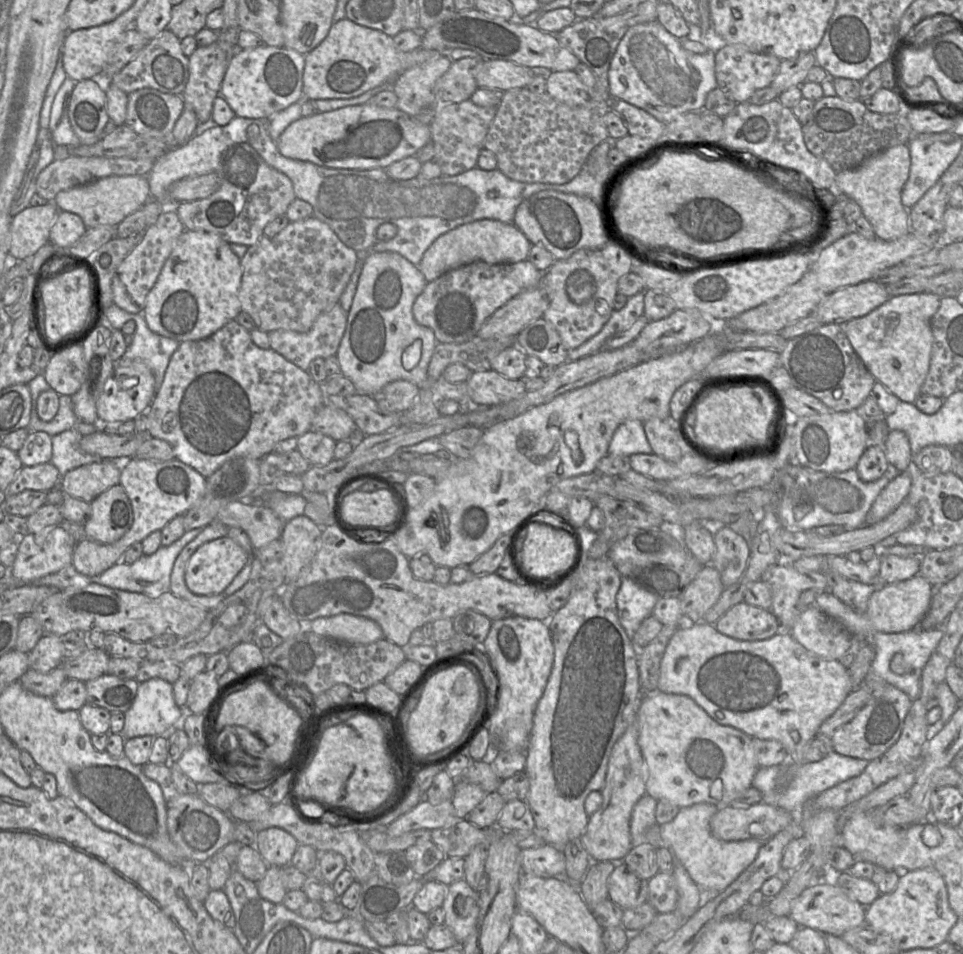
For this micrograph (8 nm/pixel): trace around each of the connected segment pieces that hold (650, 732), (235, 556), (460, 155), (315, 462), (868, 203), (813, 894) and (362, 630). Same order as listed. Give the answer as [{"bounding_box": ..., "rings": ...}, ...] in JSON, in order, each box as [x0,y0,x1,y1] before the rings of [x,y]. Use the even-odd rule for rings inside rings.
[{"bounding_box":[638,691,759,808],"rings":[[[660,691],[646,693],[643,696],[638,710],[638,729],[638,743],[646,763],[646,793],[657,801],[667,801],[678,808],[689,807],[697,803],[710,803],[717,807],[722,807],[729,805],[738,795],[749,787],[752,787],[753,778],[759,769],[753,739],[733,727],[720,725],[715,722],[692,698],[685,695],[668,694]],[[715,780],[721,780],[722,782],[722,795],[717,799],[712,798],[709,794],[710,785]]]},{"bounding_box":[185,538,250,595],"rings":[[[217,538],[204,543],[192,554],[186,565],[185,583],[196,595],[224,593],[226,587],[250,560],[250,555],[231,538]]]},{"bounding_box":[430,99,497,176],"rings":[[[470,99],[460,103],[441,104],[430,124],[435,161],[445,176],[455,176],[477,166],[479,153],[496,115],[497,107],[481,107]]]},{"bounding_box":[297,431,336,466],"rings":[[[308,431],[298,437],[297,450],[311,466],[324,466],[334,459],[336,441],[320,432]]]},{"bounding_box":[835,144,911,241],"rings":[[[908,144],[879,151],[853,169],[837,172],[835,183],[850,199],[855,200],[862,214],[873,226],[875,236],[884,241],[896,240],[911,232],[909,210],[901,201],[901,193],[911,166]]]},{"bounding_box":[789,880,866,937],"rings":[[[832,880],[815,882],[793,902],[789,917],[801,928],[841,937],[847,930],[865,924],[866,907],[851,899]]]},{"bounding_box":[306,613,384,645],"rings":[[[340,613],[306,624],[313,633],[351,645],[365,645],[384,638],[380,625],[366,617]]]}]

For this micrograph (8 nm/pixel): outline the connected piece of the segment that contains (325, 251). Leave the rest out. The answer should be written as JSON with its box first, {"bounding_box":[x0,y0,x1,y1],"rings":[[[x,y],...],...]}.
{"bounding_box":[238,216,359,332],"rings":[[[311,216],[291,222],[273,237],[262,236],[258,242],[248,246],[240,259],[242,266],[241,285],[238,299],[242,311],[248,313],[255,327],[265,332],[292,330],[308,332],[318,316],[339,302],[355,270],[359,253],[345,245],[332,228]]]}

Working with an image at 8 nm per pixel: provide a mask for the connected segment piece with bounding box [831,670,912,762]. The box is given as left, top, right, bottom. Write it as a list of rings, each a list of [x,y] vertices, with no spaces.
[[[871,670],[862,684],[870,689],[869,702],[851,721],[838,728],[832,734],[831,740],[835,753],[870,762],[882,756],[899,739],[912,701],[906,693],[889,684]]]

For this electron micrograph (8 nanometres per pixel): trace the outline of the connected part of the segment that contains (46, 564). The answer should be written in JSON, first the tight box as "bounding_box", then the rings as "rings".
{"bounding_box":[10,525,77,582],"rings":[[[60,525],[18,538],[18,552],[10,575],[20,582],[34,582],[72,565],[77,542]]]}

